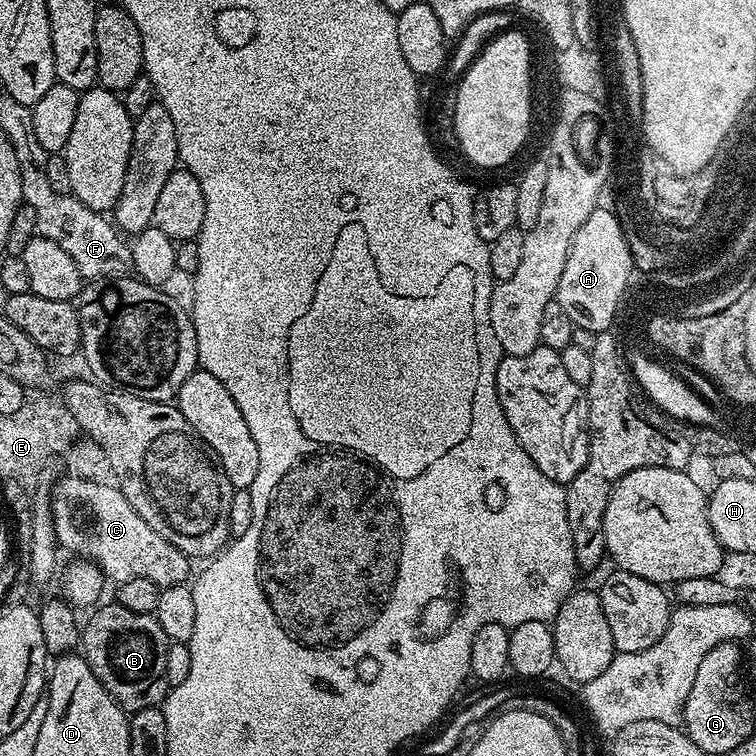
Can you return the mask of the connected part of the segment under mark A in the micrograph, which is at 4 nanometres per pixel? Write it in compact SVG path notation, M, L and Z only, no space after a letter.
M598 206L582 222L574 234L570 250L566 254L566 266L562 266L562 278L558 278L556 301L578 328L603 328L612 320L612 308L616 308L621 289L630 286L628 280L634 273L632 251L624 237L622 226L611 207Z

